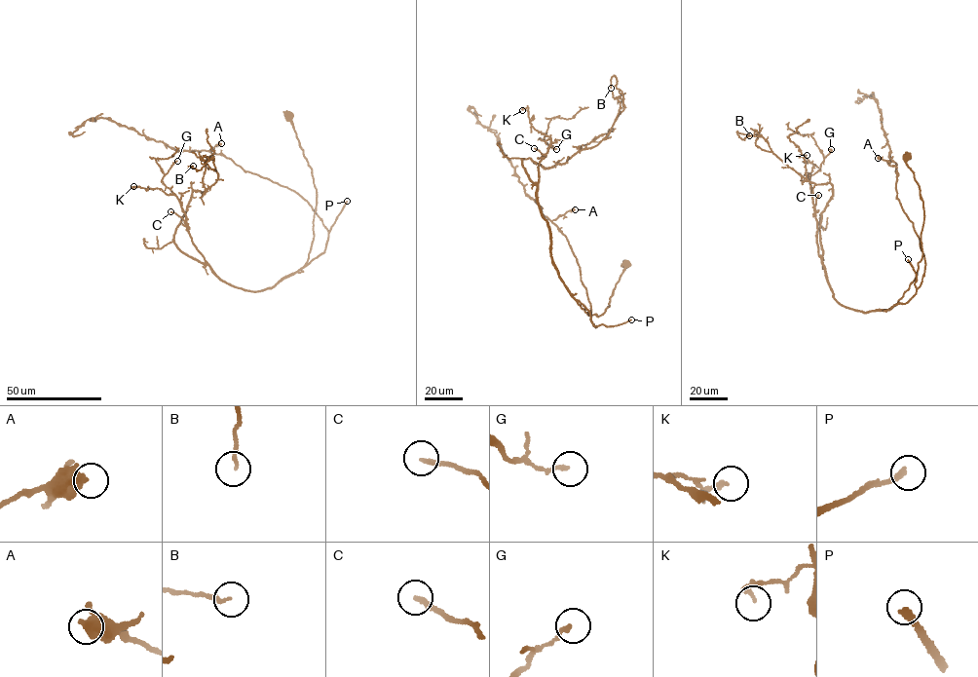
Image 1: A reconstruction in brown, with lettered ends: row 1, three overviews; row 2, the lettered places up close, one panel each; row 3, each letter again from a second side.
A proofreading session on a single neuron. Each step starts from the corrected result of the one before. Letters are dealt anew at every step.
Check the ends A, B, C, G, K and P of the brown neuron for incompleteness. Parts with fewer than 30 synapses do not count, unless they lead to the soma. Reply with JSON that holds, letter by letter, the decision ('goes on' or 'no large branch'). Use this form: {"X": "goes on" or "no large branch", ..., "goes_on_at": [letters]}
{"A": "no large branch", "B": "no large branch", "C": "no large branch", "G": "no large branch", "K": "no large branch", "P": "goes on", "goes_on_at": ["P"]}

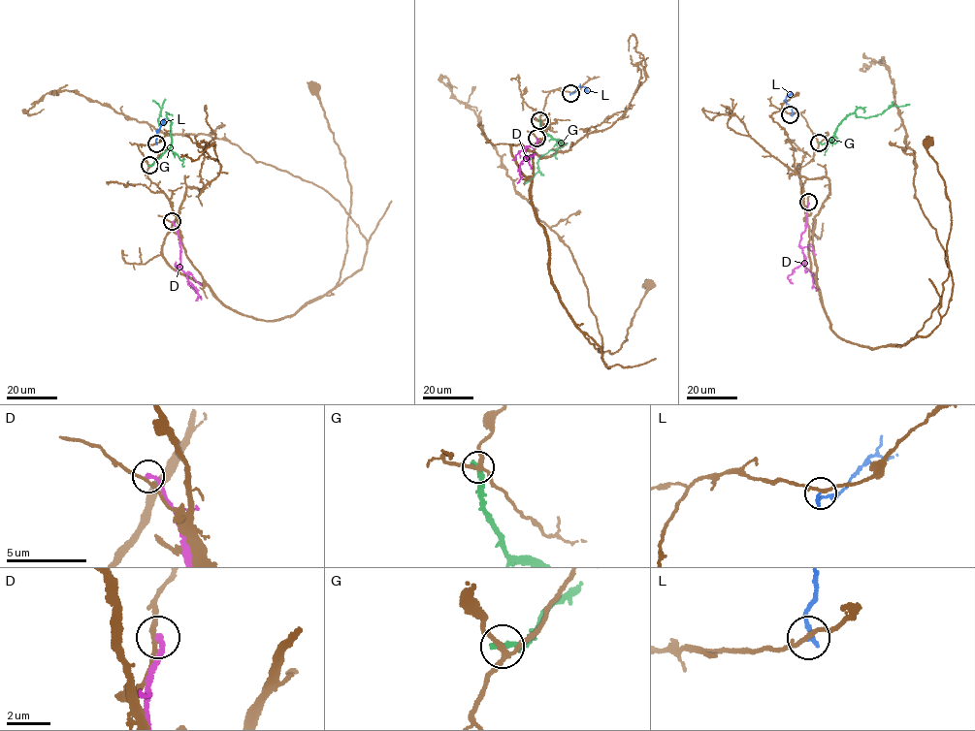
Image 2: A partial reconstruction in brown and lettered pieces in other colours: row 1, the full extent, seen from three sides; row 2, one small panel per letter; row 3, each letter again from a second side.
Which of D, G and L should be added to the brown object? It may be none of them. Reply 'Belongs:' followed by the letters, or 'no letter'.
Belongs: no letter

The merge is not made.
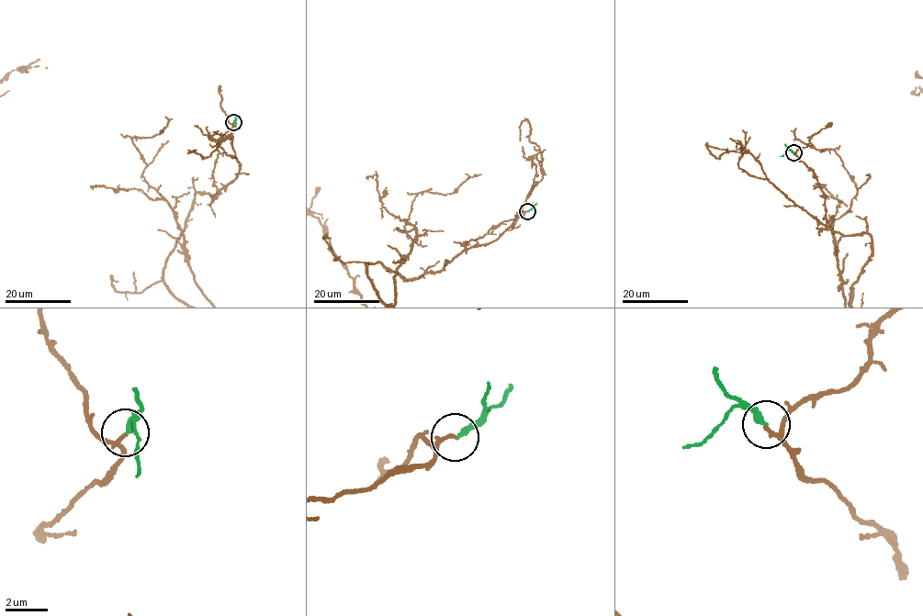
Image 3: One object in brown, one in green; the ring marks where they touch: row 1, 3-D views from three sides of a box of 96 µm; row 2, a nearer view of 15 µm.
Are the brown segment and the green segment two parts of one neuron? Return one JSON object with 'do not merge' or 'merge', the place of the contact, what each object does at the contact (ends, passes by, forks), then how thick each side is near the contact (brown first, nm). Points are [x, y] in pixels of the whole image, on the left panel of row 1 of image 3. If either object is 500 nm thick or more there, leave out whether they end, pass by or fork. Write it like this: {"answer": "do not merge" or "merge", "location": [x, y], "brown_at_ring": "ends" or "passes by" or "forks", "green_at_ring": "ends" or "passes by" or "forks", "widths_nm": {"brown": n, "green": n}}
{"answer": "merge", "location": [233, 122], "brown_at_ring": "passes by", "green_at_ring": "ends", "widths_nm": {"brown": 130, "green": 280}}

